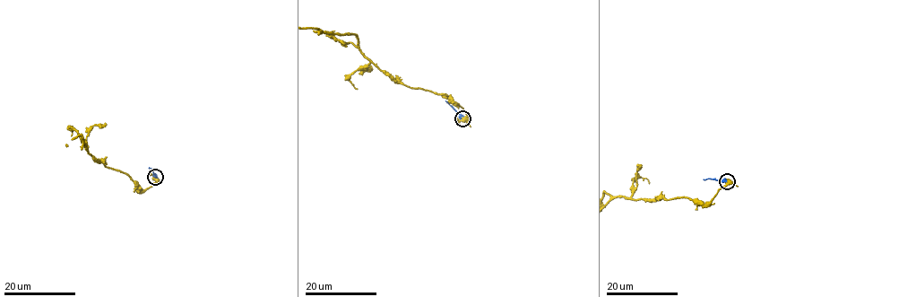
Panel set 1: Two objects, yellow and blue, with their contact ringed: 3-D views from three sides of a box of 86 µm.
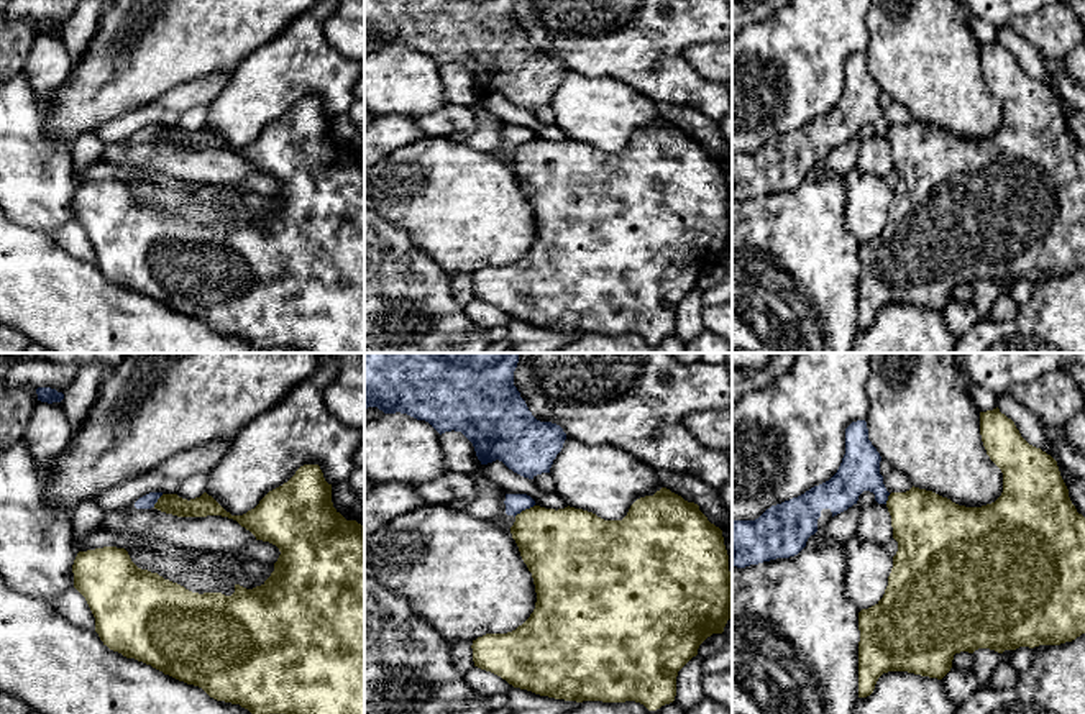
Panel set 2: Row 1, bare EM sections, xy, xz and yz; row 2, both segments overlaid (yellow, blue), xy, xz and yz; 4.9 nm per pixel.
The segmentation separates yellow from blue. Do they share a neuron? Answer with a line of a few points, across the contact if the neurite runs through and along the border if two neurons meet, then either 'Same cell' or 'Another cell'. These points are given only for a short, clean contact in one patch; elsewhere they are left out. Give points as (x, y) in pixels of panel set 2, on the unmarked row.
Line: xz (534, 137), (514, 148). Another cell

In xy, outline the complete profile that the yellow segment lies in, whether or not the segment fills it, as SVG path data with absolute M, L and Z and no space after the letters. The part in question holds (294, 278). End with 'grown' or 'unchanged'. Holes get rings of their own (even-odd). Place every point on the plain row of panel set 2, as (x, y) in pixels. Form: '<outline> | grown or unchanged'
M300 98L287 115L269 123L243 148L231 148L207 125L190 133L163 126L154 141L177 149L233 151L256 172L276 177L281 187L261 218L246 222L235 217L235 225L225 228L192 225L158 205L141 202L125 181L79 184L72 197L74 220L85 230L103 277L199 318L217 333L240 336L258 350L286 346L302 353L364 353L364 158L346 153L333 140L332 117L325 113L320 98Z | unchanged

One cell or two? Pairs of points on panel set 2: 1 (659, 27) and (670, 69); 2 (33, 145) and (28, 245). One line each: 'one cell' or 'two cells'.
1: one cell
2: two cells

